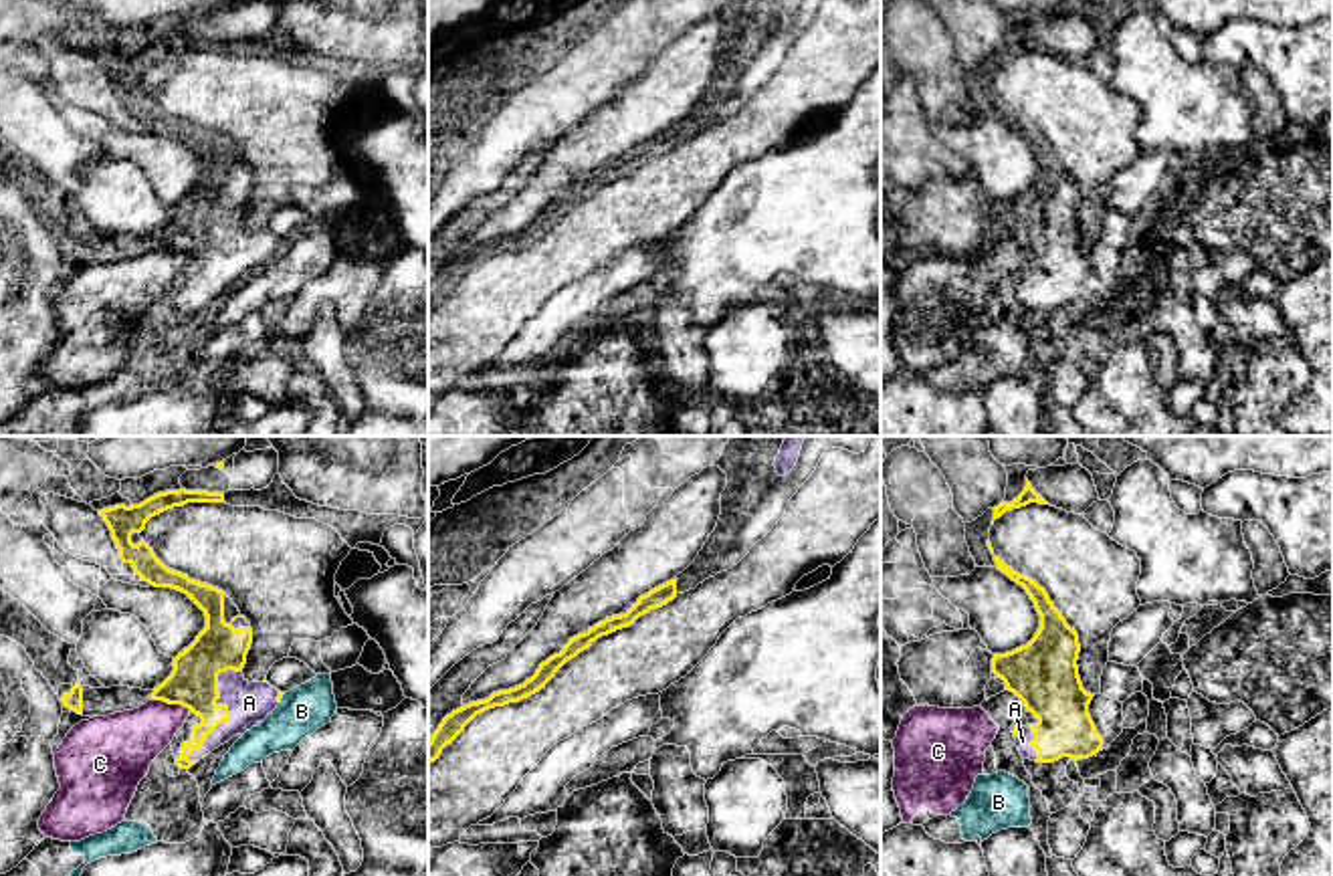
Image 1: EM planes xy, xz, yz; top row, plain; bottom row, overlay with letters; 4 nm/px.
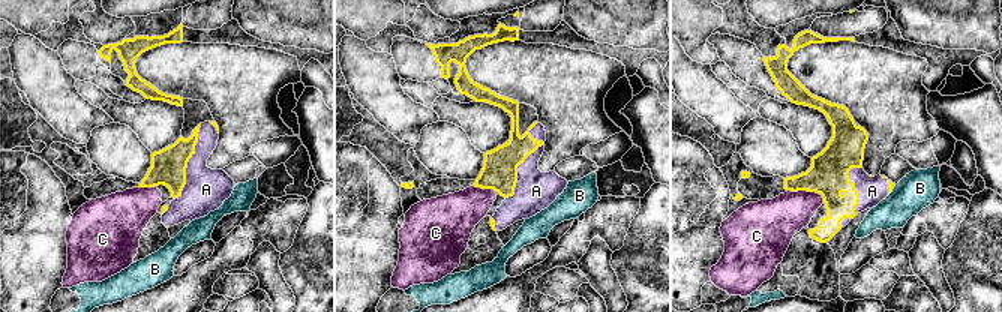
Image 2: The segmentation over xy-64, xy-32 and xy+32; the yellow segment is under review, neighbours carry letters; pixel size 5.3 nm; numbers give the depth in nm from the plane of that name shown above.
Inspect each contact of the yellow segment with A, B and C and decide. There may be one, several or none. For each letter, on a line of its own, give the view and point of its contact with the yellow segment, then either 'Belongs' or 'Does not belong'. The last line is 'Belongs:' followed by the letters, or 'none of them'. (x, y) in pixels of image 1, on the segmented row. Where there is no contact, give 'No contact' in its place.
A: Touches yellow at xy (227, 707). Belongs
B: Touches yellow at xy (281, 697). Does not belong
C: Touches yellow at xy (172, 703). Does not belong
Belongs: A

